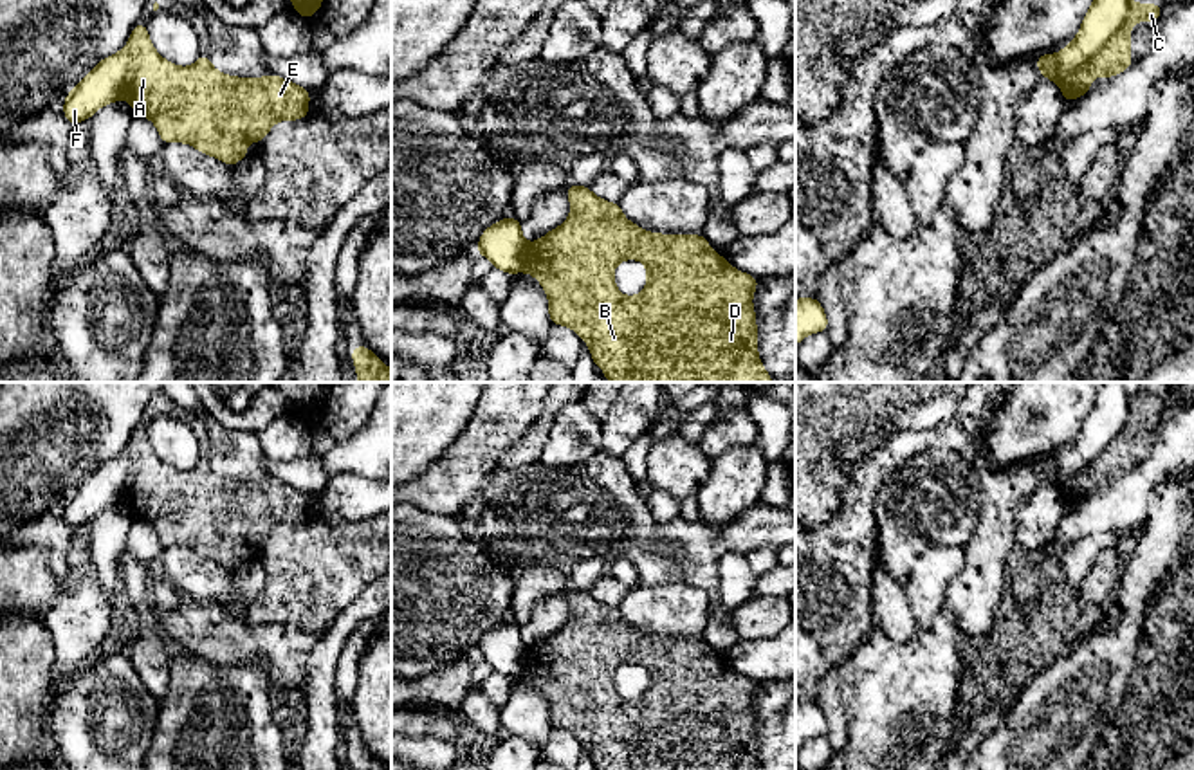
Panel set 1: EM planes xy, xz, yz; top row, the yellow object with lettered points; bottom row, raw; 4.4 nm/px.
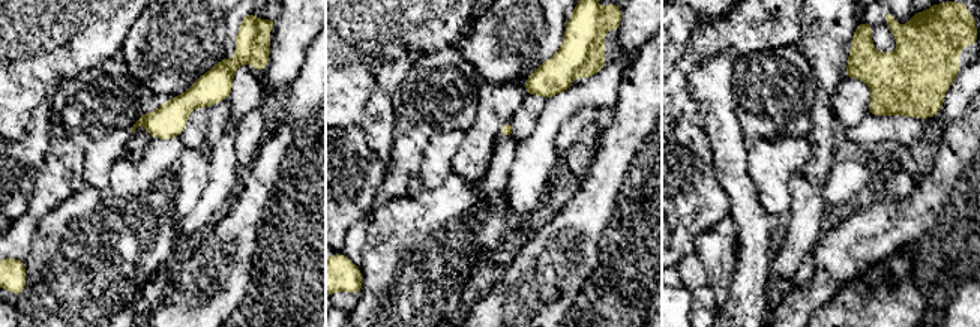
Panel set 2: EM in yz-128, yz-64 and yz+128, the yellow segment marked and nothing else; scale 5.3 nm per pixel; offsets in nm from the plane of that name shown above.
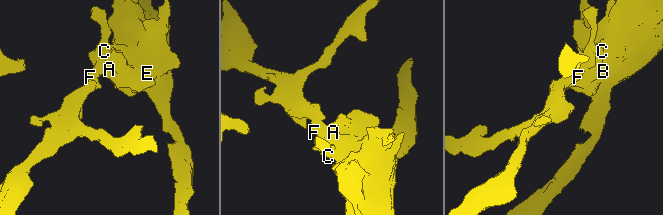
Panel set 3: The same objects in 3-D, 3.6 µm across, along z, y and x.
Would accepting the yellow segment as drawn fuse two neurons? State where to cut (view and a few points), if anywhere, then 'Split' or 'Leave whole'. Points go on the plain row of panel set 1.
Split along yz (1131, 406), (1124, 428), (1074, 478), (1068, 494). Split

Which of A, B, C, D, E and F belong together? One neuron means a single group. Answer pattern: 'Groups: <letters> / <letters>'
Groups: A B C D E / F

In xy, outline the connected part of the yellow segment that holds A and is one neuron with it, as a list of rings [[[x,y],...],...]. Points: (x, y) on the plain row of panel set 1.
[[[137,427],[132,433],[126,453],[130,465],[123,501],[137,519],[144,519],[155,528],[164,548],[186,546],[200,557],[234,570],[253,557],[245,554],[245,548],[262,546],[278,525],[308,519],[310,494],[276,478],[247,483],[227,480],[211,469],[207,458],[200,458],[191,471],[179,471],[164,463],[152,449],[148,427]]]

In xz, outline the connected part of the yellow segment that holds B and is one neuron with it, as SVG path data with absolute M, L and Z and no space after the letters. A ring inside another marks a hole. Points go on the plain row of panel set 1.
M566 590L570 604L570 620L559 631L548 635L543 642L528 647L528 660L523 676L532 678L548 700L550 727L572 732L581 745L588 747L588 754L595 770L763 770L758 757L758 730L752 700L761 683L734 673L721 658L711 653L703 638L660 638L649 637L629 626L619 606L606 606L592 597L588 590ZM622 664L638 664L646 669L648 685L638 700L622 700L615 689L613 674Z

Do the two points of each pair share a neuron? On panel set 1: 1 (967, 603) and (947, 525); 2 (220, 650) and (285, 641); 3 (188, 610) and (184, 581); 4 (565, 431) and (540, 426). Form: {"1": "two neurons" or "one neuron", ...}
{"1": "two neurons", "2": "one neuron", "3": "two neurons", "4": "two neurons"}

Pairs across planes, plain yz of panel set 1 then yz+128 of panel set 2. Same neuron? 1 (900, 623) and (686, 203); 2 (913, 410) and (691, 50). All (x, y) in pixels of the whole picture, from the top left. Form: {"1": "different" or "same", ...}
{"1": "different", "2": "different"}

